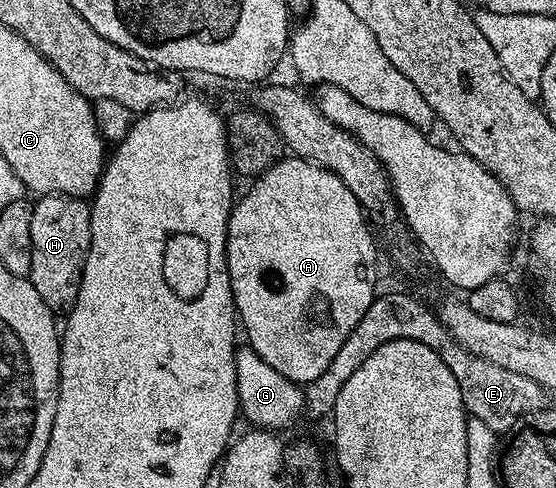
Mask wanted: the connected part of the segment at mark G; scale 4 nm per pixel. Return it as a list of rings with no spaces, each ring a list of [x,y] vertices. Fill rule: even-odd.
[[[248,347],[238,348],[235,355],[235,373],[237,383],[237,404],[242,418],[250,421],[250,426],[261,431],[281,431],[293,425],[306,412],[305,394],[298,382],[287,379],[271,367],[271,363],[263,363],[263,359]]]

